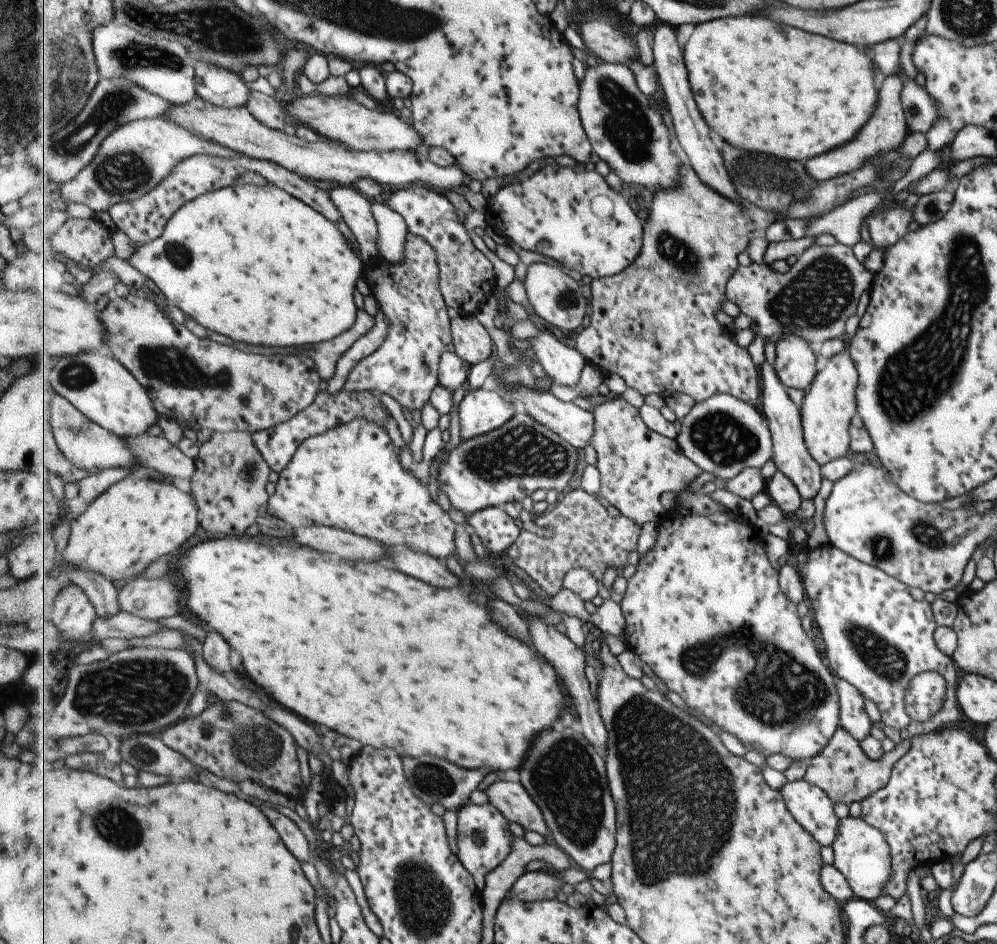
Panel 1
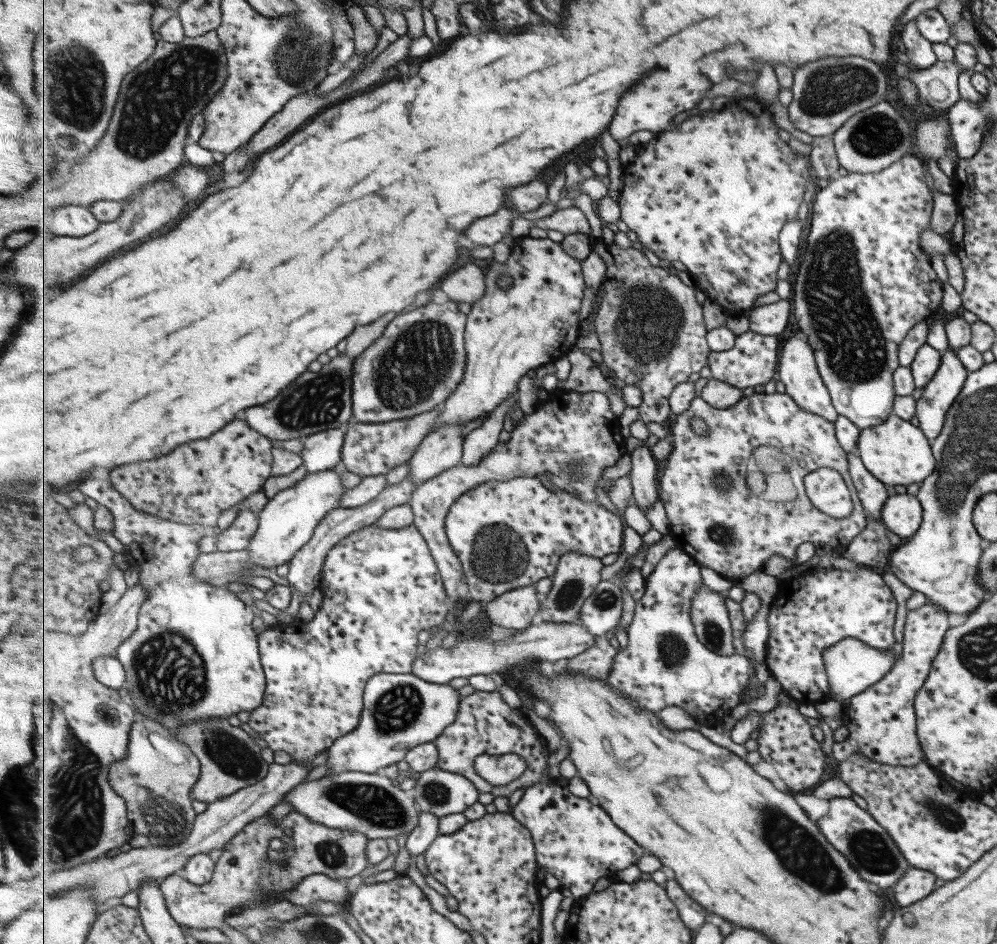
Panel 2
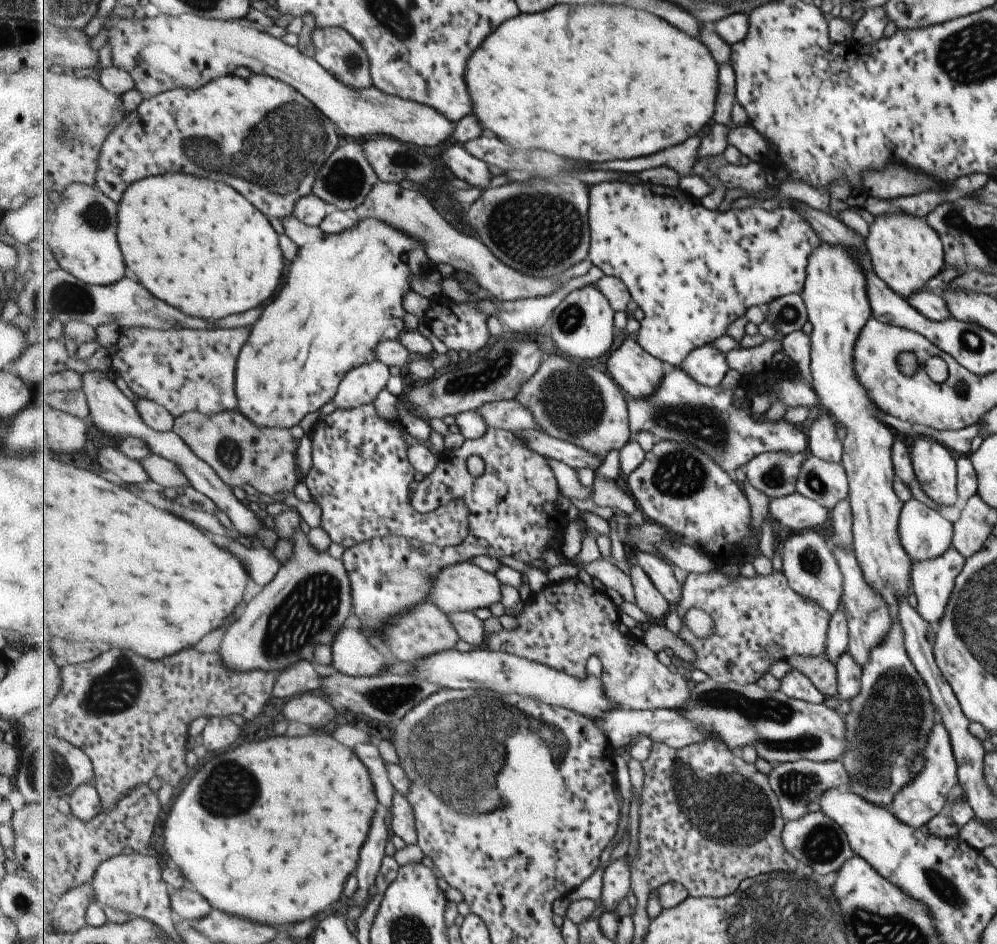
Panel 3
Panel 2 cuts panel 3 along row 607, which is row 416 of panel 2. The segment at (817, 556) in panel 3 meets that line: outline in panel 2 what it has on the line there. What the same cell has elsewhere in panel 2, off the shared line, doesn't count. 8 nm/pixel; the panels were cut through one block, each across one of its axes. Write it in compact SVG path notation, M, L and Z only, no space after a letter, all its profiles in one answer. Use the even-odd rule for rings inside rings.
M793 337L787 340L781 346L780 366L778 370L780 380L786 384L786 393L801 406L801 410L807 410L811 414L819 414L821 418L825 418L827 422L834 423L837 411L833 408L830 401L827 388L823 384L817 366L815 366L815 358L813 358L813 350L808 344L808 338L801 339Z

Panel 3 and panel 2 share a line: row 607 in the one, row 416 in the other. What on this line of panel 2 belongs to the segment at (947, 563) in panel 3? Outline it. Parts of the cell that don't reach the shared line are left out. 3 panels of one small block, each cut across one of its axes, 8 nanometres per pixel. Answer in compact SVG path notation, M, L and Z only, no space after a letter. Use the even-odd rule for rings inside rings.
M947 346L941 352L935 374L922 387L920 397L915 401L915 418L919 423L919 430L929 442L939 434L945 414L959 394L967 373L951 346Z

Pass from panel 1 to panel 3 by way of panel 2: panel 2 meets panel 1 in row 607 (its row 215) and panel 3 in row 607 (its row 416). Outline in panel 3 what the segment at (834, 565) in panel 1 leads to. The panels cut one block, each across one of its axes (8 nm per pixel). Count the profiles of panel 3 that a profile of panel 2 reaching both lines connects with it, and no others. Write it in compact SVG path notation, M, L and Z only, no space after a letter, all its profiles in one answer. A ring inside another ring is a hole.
M834 546L833 554L836 556L837 564L840 565L843 577L844 613L847 619L848 645L846 651L853 657L854 663L861 668L868 659L869 649L876 647L885 635L892 621L888 613L886 602L864 581L861 568L851 549L838 549Z

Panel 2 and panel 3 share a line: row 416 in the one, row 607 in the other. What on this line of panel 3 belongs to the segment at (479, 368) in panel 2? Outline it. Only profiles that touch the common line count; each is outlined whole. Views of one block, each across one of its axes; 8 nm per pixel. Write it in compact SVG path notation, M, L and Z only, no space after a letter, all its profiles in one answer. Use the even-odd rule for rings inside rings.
M470 561L464 563L453 563L452 566L447 566L443 571L439 571L434 576L432 584L431 600L441 610L446 613L452 612L469 612L477 610L477 608L488 608L495 602L502 600L502 583L497 578L497 575L490 574L481 570L477 564Z

